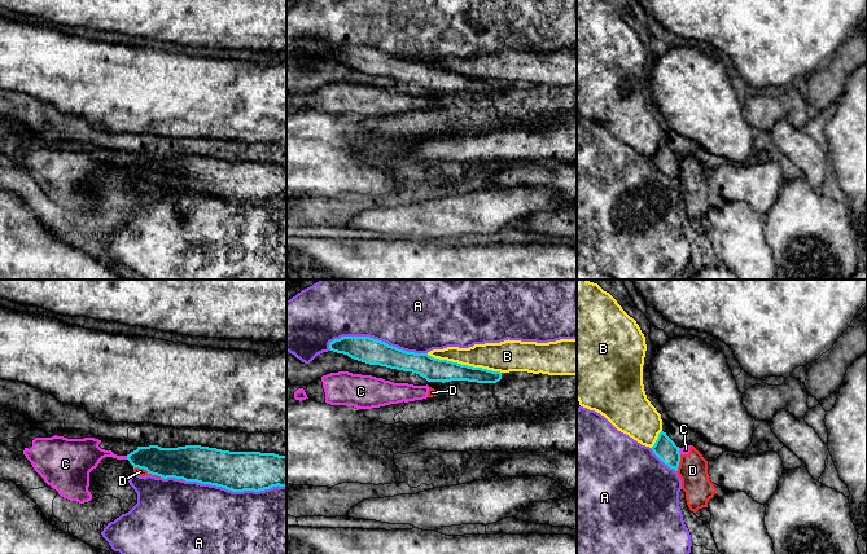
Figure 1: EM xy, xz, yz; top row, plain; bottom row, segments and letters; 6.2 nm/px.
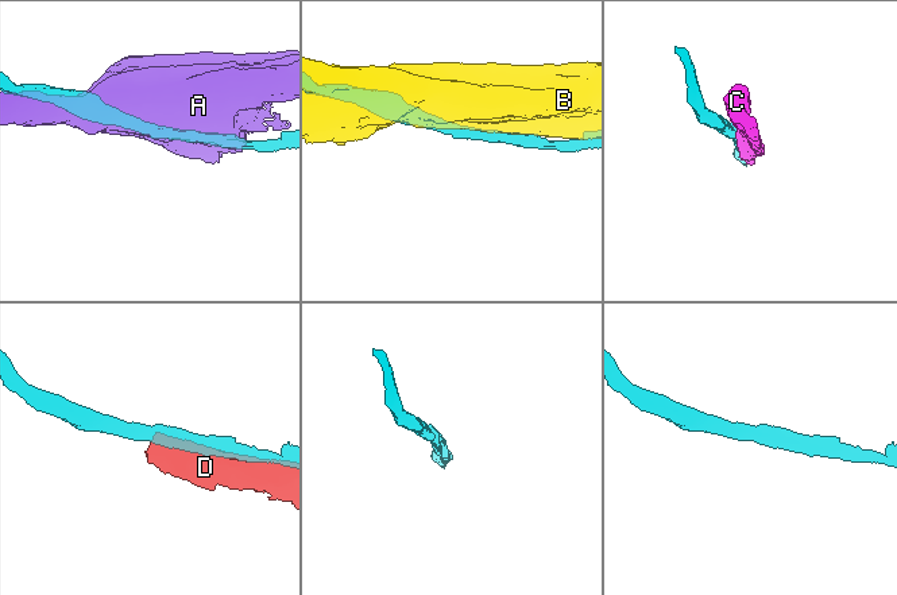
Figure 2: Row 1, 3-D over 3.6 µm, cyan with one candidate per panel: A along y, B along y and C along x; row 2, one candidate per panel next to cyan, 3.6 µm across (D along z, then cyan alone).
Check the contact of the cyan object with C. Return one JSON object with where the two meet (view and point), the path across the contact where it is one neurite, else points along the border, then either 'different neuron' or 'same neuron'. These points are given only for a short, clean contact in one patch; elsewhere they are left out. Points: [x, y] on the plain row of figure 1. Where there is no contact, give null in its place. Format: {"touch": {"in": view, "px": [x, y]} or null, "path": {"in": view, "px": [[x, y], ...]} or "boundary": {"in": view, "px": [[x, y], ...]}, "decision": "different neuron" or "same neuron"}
{"touch": {"in": "xy", "px": [127, 167]}, "boundary": {"in": "xy", "px": [[128, 165], [126, 168]]}, "decision": "different neuron"}

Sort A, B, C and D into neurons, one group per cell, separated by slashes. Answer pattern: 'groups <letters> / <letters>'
groups A / B / C D

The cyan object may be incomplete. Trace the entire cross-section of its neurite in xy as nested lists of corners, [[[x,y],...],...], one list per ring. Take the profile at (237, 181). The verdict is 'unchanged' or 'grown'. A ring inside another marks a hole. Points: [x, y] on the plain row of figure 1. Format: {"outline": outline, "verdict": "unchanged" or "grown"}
{"outline": [[[201,155],[161,158],[137,157],[127,166],[130,173],[163,189],[175,188],[225,198],[232,202],[264,201],[286,197],[286,166],[260,162],[229,162]]], "verdict": "unchanged"}

